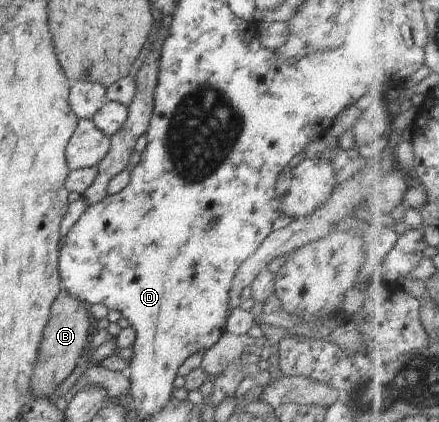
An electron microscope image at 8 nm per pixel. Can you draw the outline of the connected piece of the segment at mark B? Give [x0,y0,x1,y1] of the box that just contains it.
[31,290,89,399]

